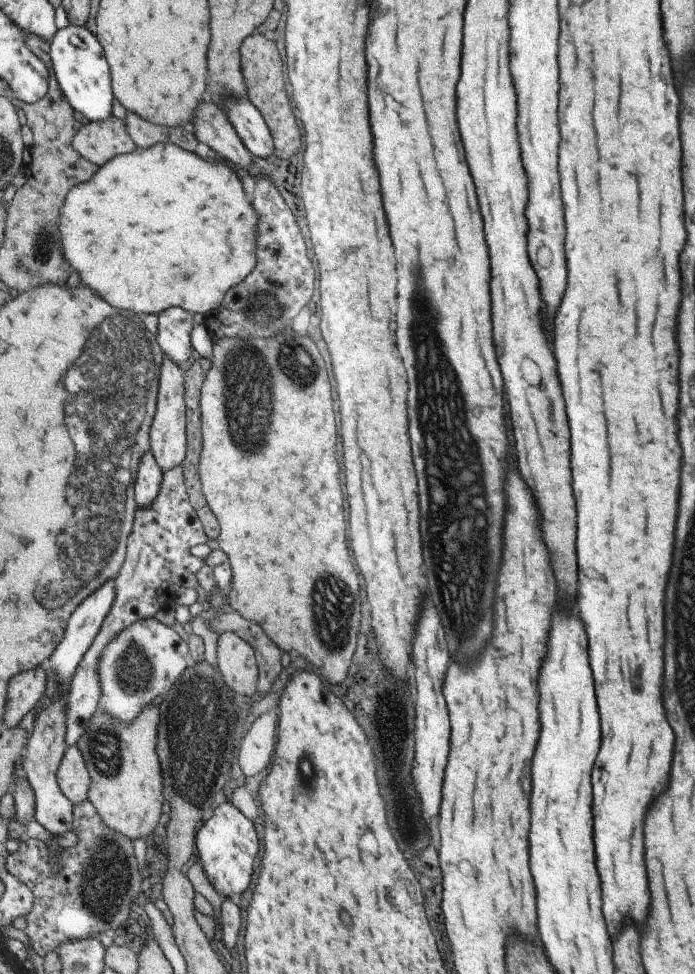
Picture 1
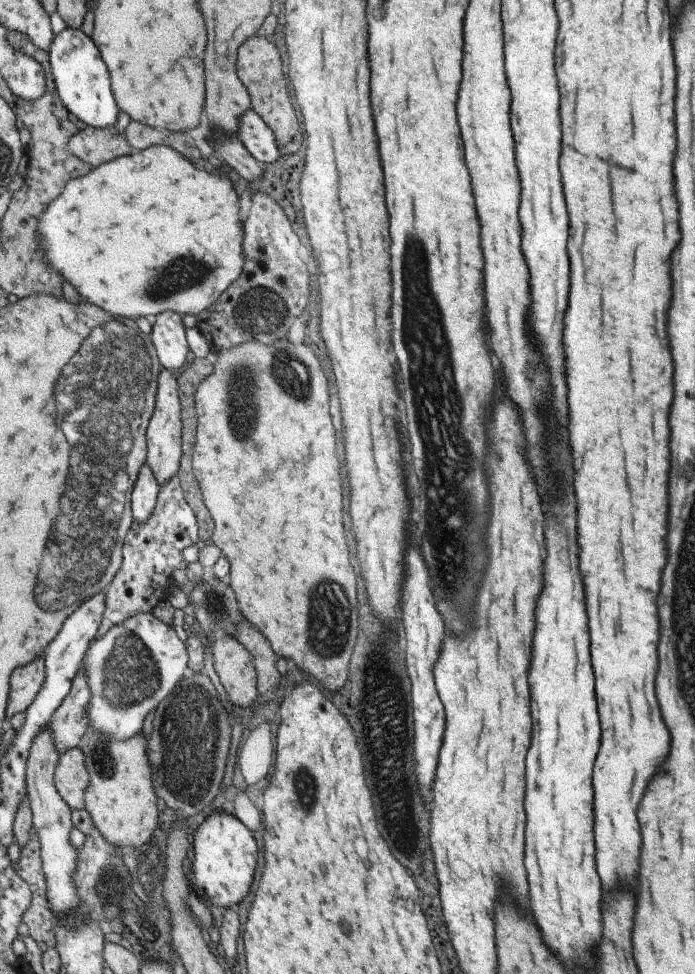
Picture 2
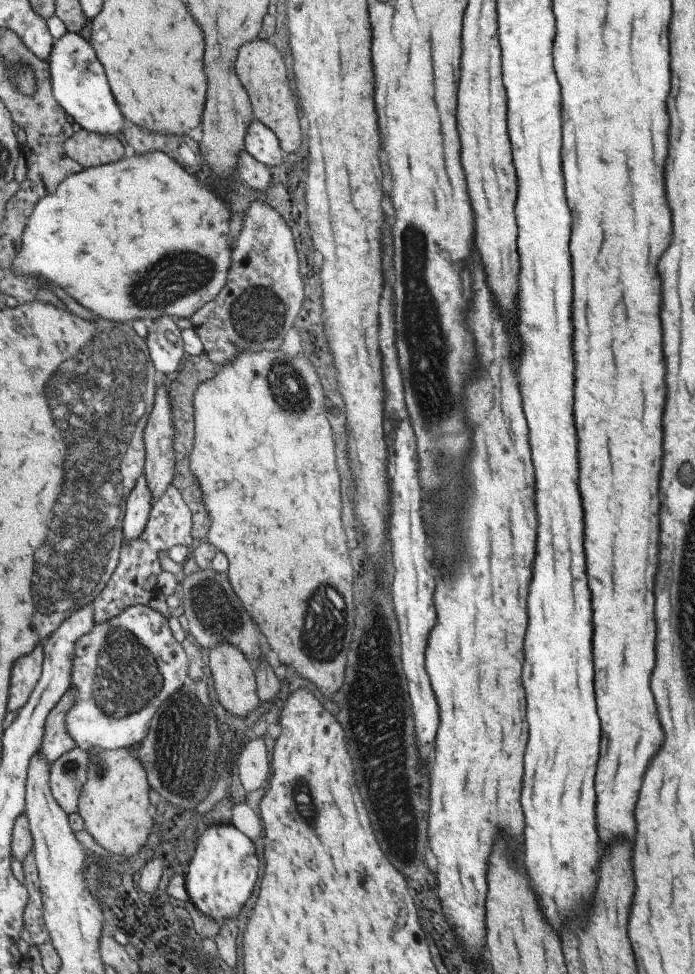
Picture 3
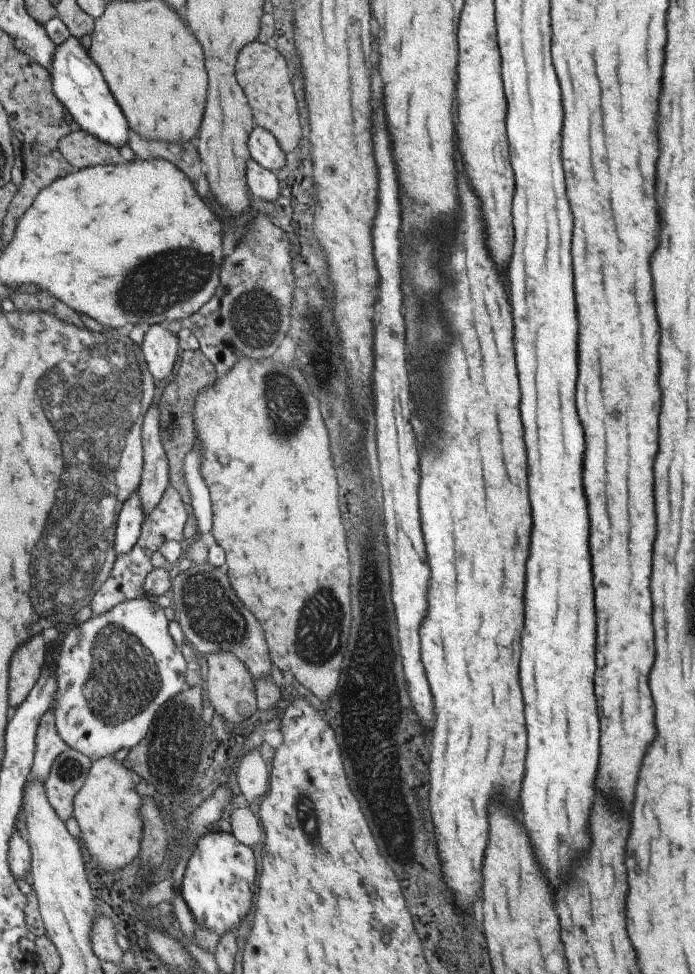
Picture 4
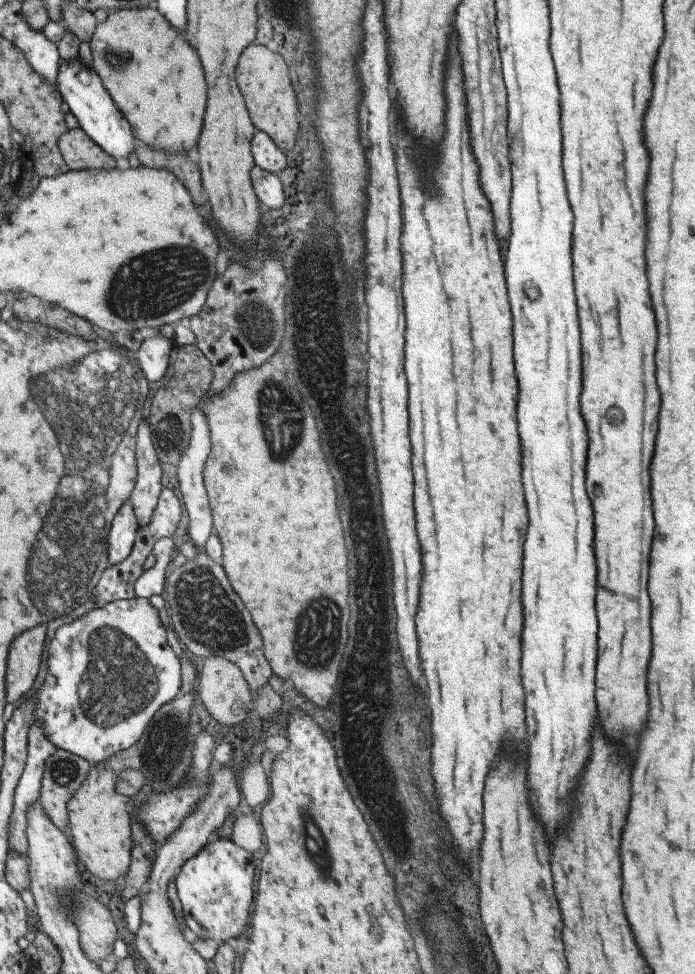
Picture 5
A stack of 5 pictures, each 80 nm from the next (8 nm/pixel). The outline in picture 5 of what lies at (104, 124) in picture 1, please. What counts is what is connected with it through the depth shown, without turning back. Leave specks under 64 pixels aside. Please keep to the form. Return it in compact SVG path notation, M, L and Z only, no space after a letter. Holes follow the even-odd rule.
M80 126L67 131L58 139L62 155L73 171L112 169L116 158L97 144Z

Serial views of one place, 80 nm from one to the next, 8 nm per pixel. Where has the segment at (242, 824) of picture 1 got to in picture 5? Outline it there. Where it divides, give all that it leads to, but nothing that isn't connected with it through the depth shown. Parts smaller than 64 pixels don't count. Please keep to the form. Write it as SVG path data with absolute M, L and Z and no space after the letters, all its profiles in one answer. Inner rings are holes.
M209 839L176 876L177 896L181 902L191 938L210 938L217 944L238 937L249 918L253 898L251 856L231 839Z

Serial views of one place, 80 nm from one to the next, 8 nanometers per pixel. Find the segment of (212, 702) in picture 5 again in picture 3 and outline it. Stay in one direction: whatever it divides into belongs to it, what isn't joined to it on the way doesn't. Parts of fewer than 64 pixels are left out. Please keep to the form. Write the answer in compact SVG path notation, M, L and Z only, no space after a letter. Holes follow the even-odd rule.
M229 643L215 644L207 654L207 664L213 681L217 700L231 714L249 714L255 710L259 701L255 693L255 677L253 665L237 647Z

